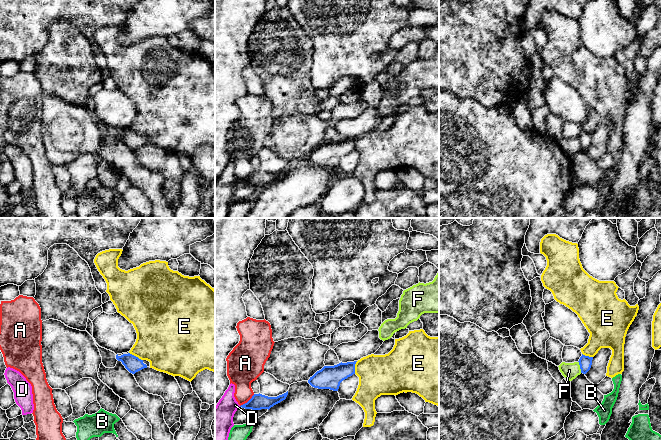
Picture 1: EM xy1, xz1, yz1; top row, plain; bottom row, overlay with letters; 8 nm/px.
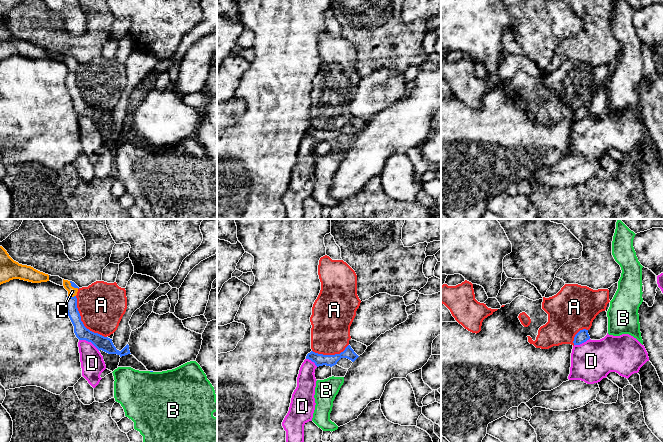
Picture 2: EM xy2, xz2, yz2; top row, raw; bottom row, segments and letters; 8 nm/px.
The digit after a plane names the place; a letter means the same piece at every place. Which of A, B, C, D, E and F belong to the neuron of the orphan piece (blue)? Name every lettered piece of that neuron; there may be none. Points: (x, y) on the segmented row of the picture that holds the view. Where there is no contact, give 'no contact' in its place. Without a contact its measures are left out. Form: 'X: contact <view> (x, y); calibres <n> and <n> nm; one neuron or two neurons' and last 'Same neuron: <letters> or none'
A: contact xy2 (82, 322); calibres 110 and 380 nm; two neurons
B: contact xy2 (151, 371); calibres 20 and 480 nm; two neurons
C: contact xy2 (72, 297); calibres 100 and 70 nm; one neuron
D: contact xy2 (89, 341); calibres 120 and 190 nm; two neurons
E: contact xy1 (135, 356); calibres 140 and 400 nm; two neurons
F: contact yz1 (580, 367); calibres 110 and 140 nm; two neurons
Same neuron: C

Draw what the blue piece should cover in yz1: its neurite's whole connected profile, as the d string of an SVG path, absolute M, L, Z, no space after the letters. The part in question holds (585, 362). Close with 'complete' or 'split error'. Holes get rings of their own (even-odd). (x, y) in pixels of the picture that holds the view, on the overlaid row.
M582 354L582 356L578 361L580 365L581 373L586 374L590 370L592 365L592 360L593 357L585 356Z; complete

